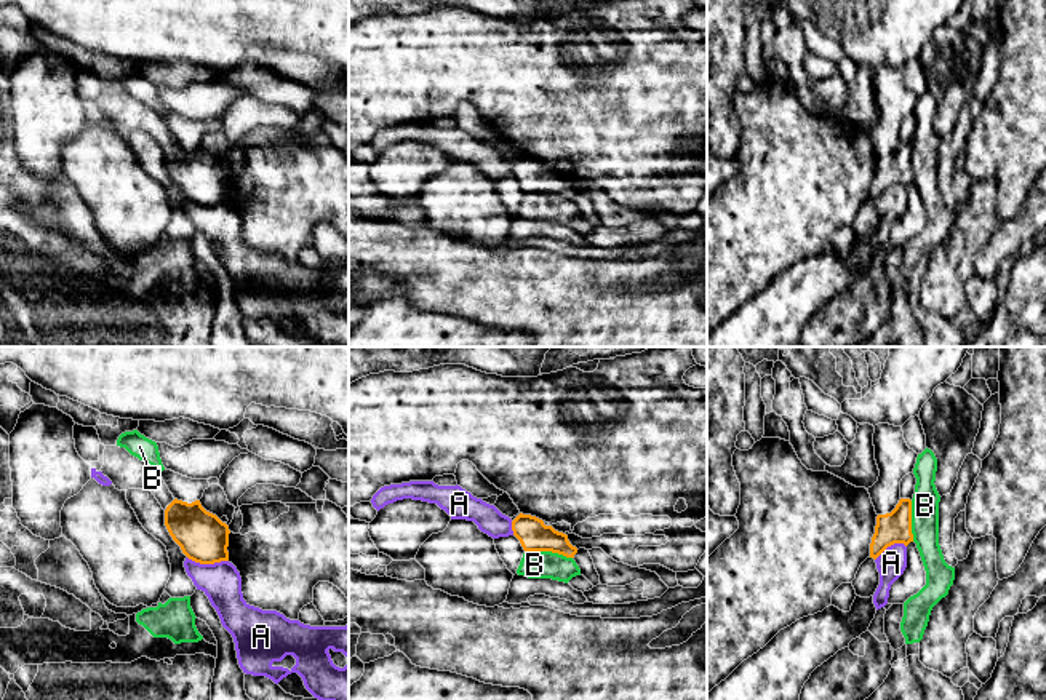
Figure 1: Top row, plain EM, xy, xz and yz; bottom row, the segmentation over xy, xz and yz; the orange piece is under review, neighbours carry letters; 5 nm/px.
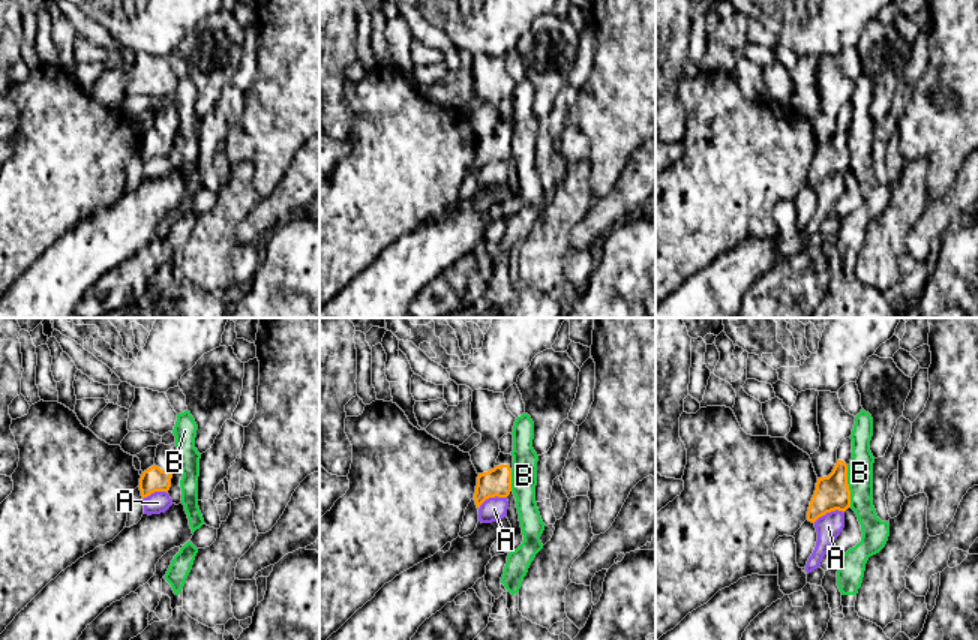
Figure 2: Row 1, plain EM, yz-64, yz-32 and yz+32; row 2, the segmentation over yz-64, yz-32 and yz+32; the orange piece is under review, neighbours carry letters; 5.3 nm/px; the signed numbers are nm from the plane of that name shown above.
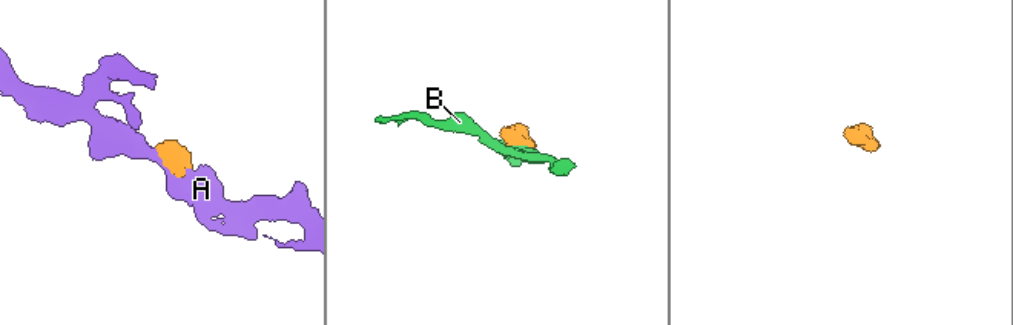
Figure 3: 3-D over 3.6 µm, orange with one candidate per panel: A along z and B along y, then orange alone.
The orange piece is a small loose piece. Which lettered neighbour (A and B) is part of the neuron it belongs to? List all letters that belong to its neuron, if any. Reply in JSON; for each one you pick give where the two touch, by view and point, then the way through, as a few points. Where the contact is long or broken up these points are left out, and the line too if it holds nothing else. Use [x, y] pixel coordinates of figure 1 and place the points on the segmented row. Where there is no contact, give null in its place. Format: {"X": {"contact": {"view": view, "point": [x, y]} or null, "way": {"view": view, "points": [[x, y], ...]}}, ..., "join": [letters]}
{"join": []}

